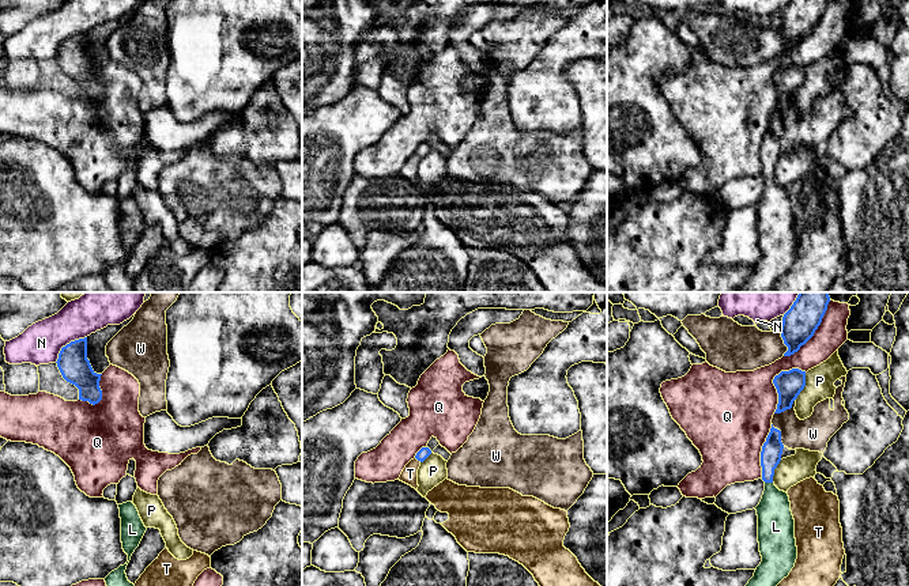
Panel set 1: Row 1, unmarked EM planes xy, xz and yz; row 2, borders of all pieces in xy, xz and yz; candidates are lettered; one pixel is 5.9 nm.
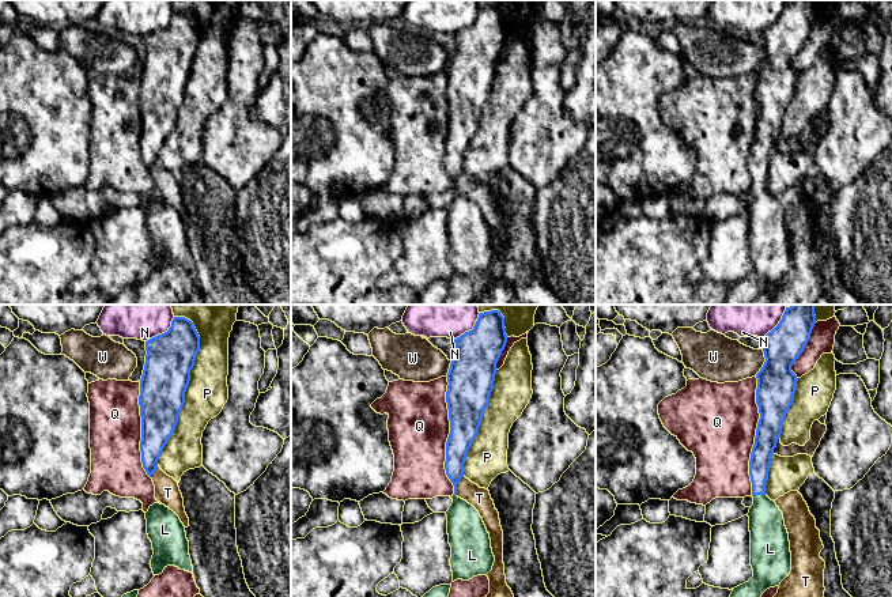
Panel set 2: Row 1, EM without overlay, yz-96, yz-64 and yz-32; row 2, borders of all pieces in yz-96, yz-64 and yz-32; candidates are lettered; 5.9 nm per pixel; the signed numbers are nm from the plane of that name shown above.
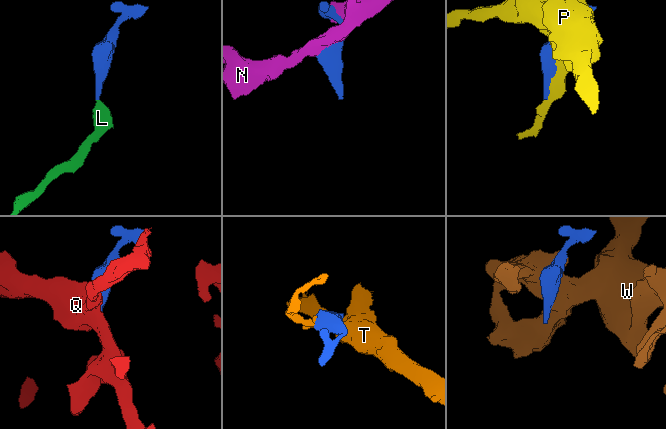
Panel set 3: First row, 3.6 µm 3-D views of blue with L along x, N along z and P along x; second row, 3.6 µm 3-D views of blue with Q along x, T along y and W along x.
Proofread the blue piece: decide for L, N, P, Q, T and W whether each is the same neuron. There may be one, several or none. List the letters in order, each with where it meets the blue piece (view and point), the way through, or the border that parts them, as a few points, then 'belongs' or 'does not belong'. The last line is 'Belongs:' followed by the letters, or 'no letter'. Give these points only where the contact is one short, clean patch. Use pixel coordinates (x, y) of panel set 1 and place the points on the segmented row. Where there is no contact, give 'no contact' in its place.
L: contact yz (769, 481); way yz (770, 456), (769, 481), (776, 522); belongs
N: contact xy (67, 344); does not belong
P: contact yz (804, 385); does not belong
Q: contact yz (773, 380); does not belong
T: contact xz (418, 460); does not belong
W: contact yz (787, 408); does not belong
Belongs: L

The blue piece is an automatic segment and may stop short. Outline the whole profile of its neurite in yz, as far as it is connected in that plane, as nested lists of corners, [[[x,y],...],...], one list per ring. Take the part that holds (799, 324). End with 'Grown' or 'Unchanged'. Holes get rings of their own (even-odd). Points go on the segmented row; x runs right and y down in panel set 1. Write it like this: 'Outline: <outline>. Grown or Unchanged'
Outline: [[[799,292],[791,309],[784,314],[781,337],[791,356],[800,349],[815,333],[830,302],[829,292]]]. Unchanged

